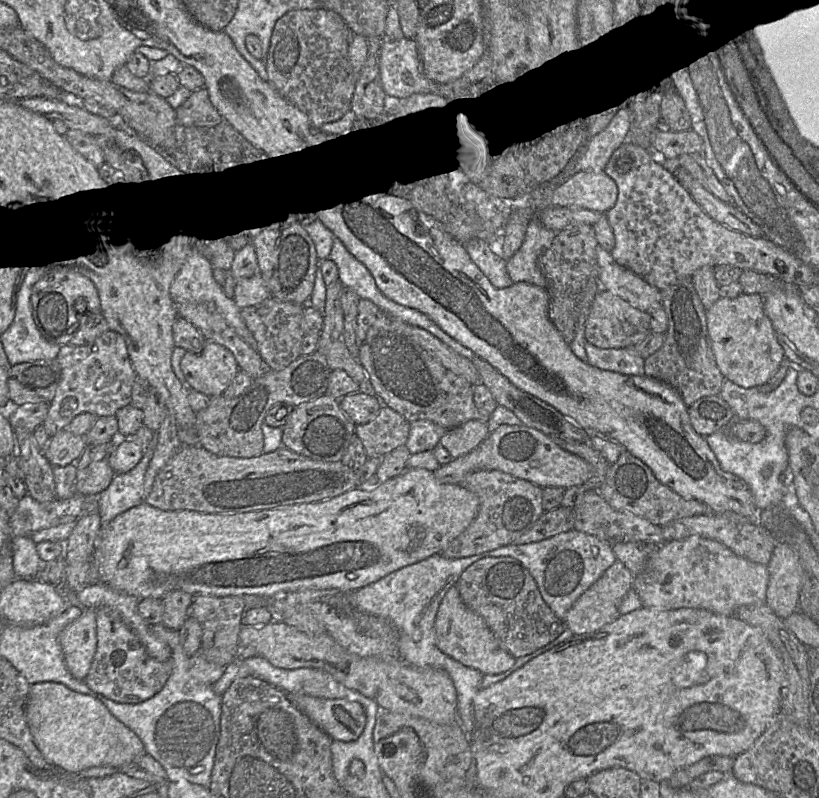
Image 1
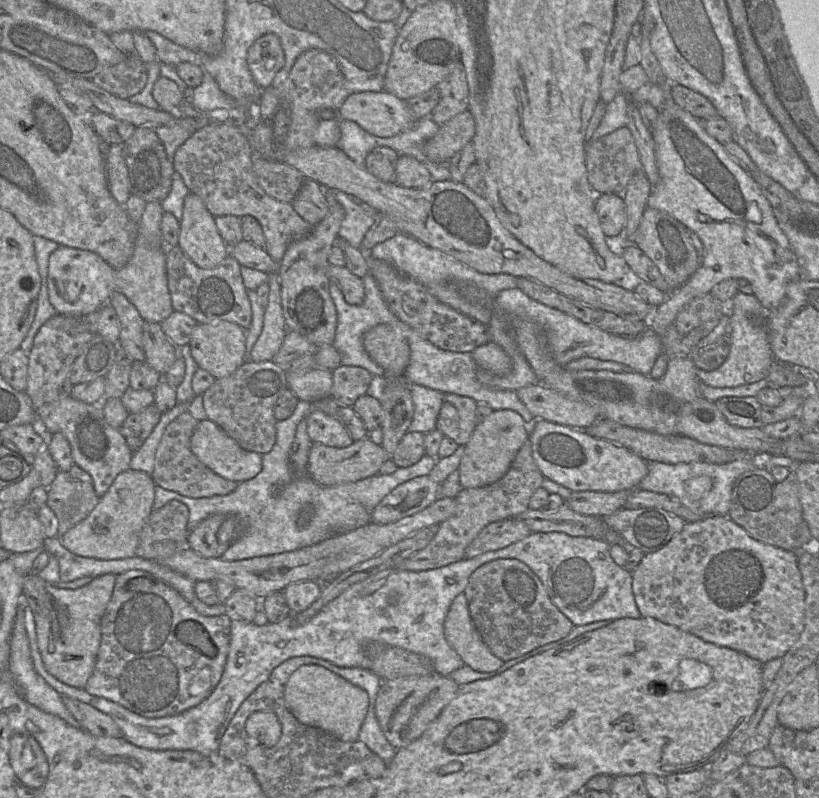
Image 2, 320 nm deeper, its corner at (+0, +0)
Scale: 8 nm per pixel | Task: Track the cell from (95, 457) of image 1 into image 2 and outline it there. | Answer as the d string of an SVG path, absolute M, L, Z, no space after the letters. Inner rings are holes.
M155 405L137 413L129 413L119 431L133 453L144 444L160 421L161 415L162 413Z

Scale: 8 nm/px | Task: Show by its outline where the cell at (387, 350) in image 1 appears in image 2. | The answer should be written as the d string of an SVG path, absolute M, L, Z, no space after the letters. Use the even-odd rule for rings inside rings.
M444 393L436 429L459 446L466 445L476 427L477 405L470 397Z

